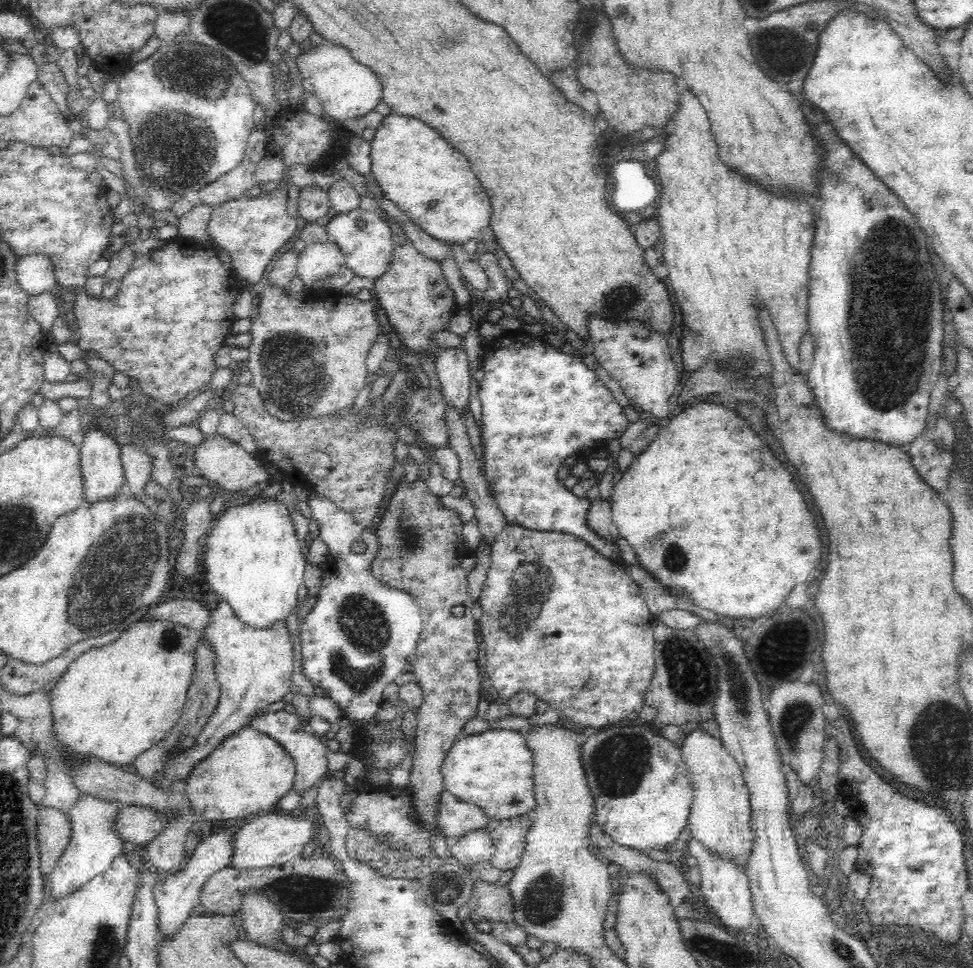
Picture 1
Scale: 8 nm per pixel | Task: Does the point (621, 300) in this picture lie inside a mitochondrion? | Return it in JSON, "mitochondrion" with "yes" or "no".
{"mitochondrion":"yes"}

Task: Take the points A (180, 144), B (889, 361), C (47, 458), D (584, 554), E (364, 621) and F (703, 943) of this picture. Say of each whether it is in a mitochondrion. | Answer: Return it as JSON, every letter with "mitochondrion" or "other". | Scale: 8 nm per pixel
{"A":"mitochondrion","B":"mitochondrion","C":"other","D":"other","E":"mitochondrion","F":"mitochondrion"}

